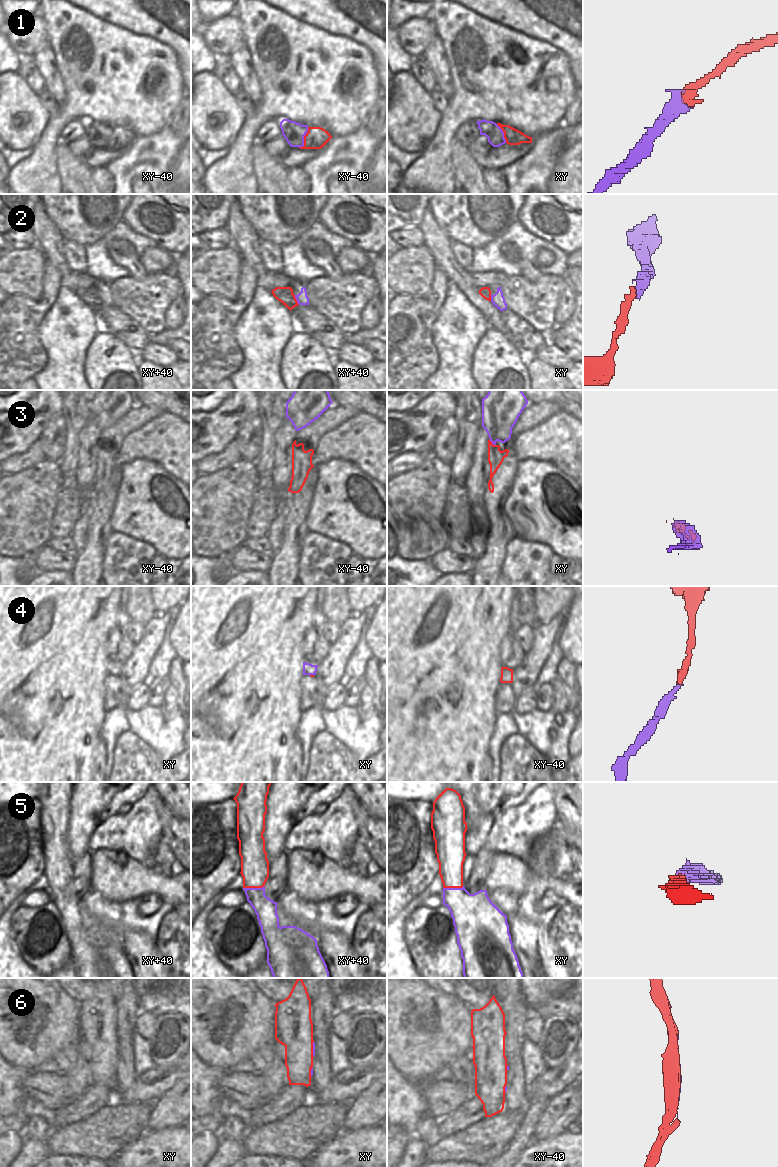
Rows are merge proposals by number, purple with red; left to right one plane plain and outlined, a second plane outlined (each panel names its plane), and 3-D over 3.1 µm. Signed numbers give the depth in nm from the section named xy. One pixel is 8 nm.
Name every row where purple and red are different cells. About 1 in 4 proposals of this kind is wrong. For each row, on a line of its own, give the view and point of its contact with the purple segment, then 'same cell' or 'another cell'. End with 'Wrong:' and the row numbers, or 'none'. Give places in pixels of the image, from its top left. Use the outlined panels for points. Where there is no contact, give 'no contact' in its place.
1: xy-40 (303, 139) | same cell
2: xy+40 (296, 299) | another cell
3: xy (491, 441) | same cell
4: xy (311, 674) | same cell
5: xy+40 (253, 888) | same cell
6: xy (313, 1049) | same cell
Wrong: 2

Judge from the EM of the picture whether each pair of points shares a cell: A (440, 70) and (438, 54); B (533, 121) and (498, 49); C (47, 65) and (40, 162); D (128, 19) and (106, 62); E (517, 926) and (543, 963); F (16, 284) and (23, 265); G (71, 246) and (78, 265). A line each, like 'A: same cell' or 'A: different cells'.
A: same cell
B: same cell
C: different cells
D: different cells
E: same cell
F: same cell
G: same cell

